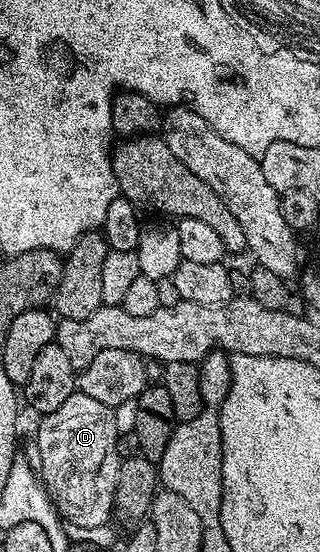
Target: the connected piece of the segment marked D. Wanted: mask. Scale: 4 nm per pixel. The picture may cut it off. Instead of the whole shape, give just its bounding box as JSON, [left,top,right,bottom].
[33,390,121,528]

